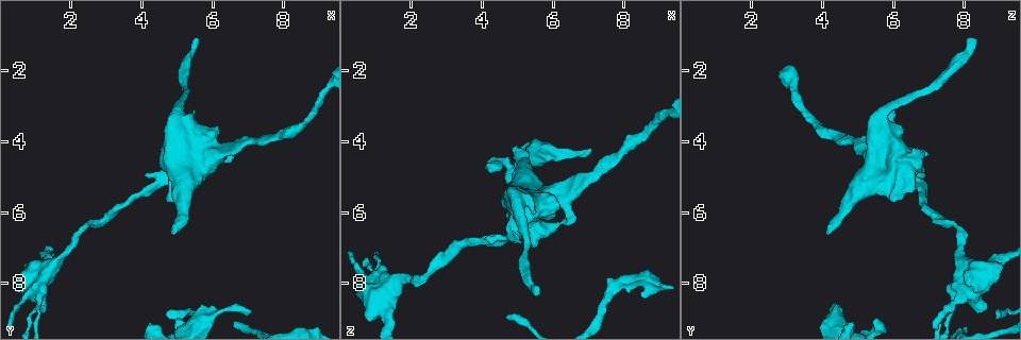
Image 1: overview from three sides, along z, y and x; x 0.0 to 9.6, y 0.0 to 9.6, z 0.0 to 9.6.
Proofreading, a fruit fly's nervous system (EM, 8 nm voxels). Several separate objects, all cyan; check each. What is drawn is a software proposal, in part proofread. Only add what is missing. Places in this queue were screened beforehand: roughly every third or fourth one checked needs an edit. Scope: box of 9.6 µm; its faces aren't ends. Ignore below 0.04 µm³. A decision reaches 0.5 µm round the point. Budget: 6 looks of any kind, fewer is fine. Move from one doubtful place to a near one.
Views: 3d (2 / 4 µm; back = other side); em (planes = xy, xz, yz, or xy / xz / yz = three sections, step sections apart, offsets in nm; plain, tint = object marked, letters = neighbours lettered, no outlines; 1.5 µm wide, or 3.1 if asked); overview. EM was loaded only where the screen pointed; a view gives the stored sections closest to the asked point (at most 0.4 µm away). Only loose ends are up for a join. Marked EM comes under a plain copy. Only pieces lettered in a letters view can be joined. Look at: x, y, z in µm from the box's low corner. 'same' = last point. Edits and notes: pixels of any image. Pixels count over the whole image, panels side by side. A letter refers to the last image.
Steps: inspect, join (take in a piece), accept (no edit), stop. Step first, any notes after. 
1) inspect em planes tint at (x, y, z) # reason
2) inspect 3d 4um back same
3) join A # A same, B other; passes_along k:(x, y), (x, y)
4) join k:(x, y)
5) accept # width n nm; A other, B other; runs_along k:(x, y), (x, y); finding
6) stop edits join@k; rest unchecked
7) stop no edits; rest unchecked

inspect 3d 4um at (5.70, 1.15, 8.35) # free end

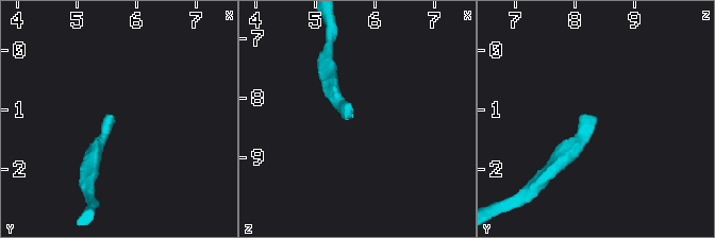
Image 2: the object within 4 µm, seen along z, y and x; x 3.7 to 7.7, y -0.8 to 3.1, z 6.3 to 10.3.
inspect em yz step 8 letters at (5.60, 1.15, 8.30)

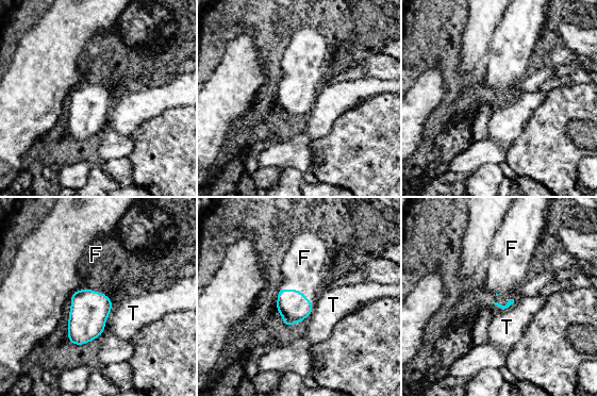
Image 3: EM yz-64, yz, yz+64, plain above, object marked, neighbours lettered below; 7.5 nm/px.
join F # F same, T other; the cell continues

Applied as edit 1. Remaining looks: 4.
inspect overview # see it whole again

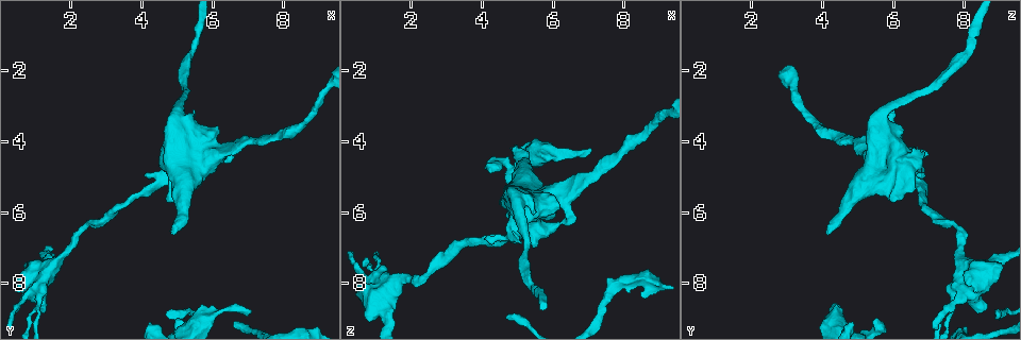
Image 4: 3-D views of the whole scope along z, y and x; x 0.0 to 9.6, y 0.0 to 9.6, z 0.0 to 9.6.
inspect em xy step 8 letters at (6.15, 3.55, 5.80) # stops while still wide

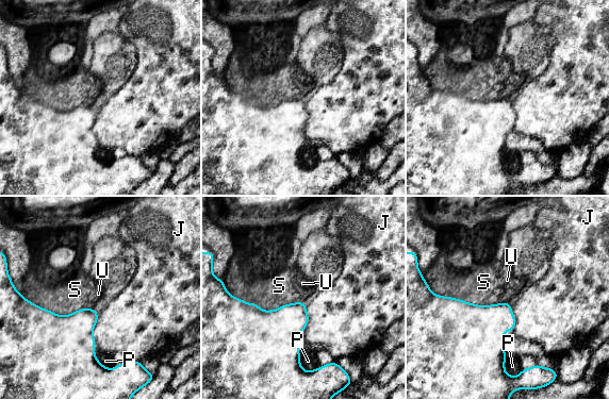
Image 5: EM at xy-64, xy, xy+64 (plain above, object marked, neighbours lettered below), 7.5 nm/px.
accept # J other, P other, S other, U other; none of them fits

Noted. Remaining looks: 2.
inspect em planes letters at (7.00, 8.75, 4.20) # free end

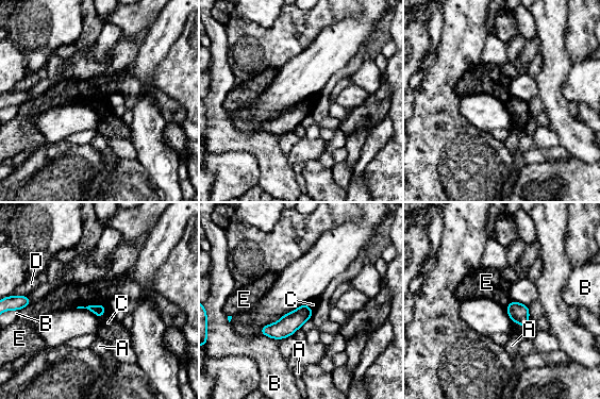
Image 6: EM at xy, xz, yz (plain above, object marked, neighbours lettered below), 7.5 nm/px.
join C # A other, B other, C same, D other, E other; passes_along 6:(99, 310), (104, 311), (110, 330); it goes on there

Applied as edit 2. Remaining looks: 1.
stop edits join@3, join@6; rest unchecked

